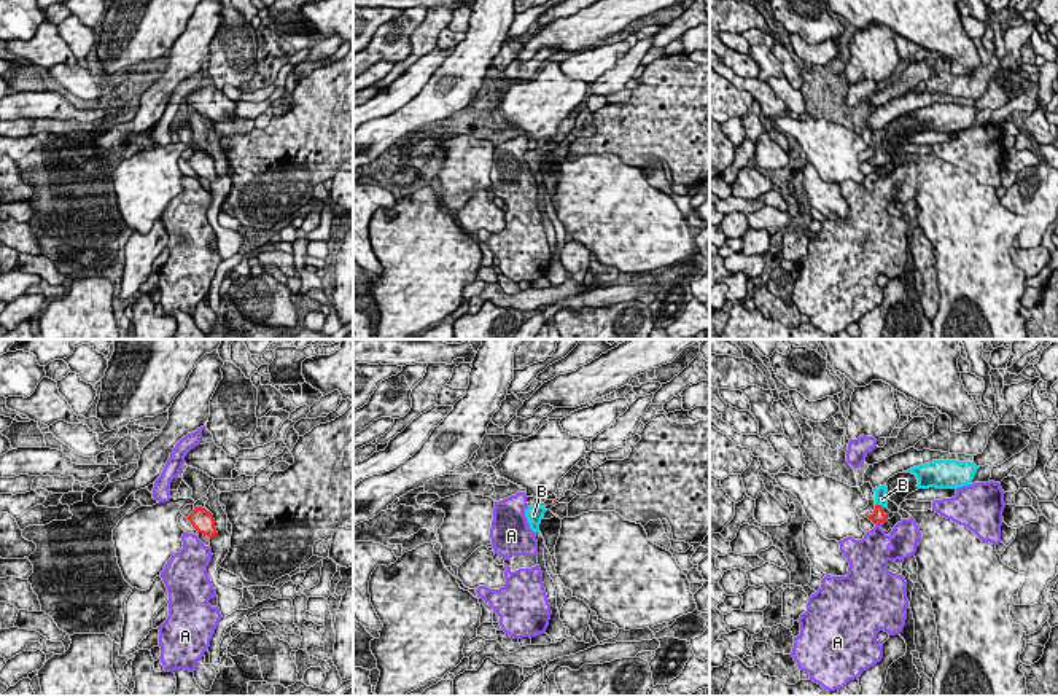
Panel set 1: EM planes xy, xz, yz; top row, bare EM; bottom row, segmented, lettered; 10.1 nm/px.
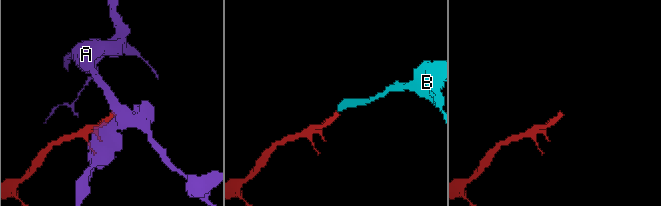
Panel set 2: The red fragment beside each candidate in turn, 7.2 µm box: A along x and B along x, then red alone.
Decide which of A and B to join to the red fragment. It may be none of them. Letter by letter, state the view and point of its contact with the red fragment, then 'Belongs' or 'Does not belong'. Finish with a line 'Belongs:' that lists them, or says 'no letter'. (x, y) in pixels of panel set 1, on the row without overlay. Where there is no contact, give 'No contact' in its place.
A: Touches red at yz (879, 166). Does not belong
B: Touches red at yz (880, 148). Belongs
Belongs: B

